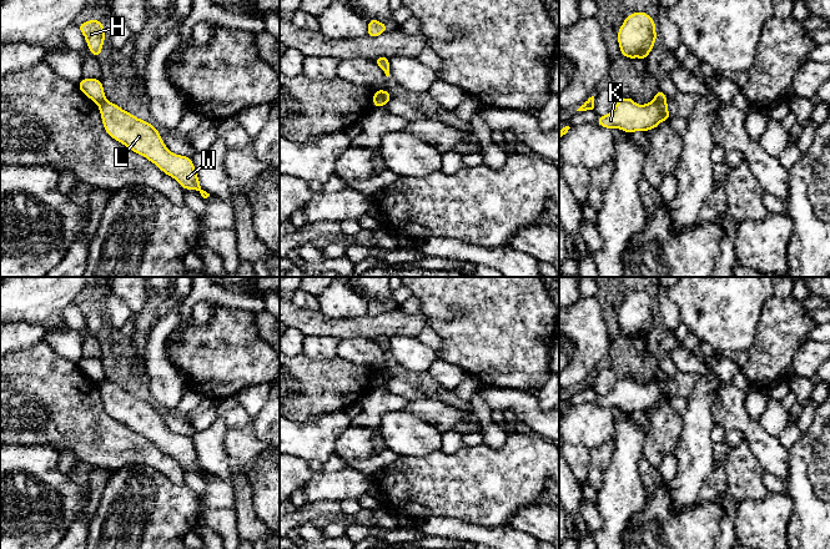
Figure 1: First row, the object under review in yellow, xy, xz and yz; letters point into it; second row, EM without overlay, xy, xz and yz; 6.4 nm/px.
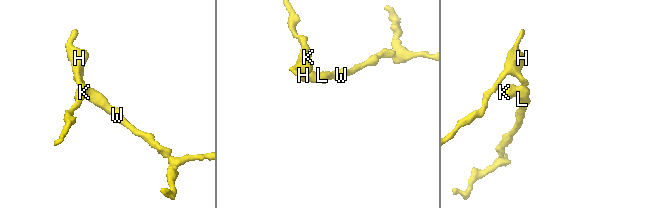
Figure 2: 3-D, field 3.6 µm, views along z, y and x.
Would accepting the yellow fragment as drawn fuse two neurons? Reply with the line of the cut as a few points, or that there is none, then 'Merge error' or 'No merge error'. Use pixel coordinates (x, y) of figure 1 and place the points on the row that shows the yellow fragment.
Split along yz (653, 100), (665, 104). Merge error

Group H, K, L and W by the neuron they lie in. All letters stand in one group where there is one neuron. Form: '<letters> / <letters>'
H / K L W

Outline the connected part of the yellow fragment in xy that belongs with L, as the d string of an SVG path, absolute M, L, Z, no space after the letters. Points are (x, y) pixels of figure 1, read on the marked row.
M107 100L99 105L99 110L109 136L155 163L162 172L175 178L183 190L196 190L203 198L210 196L200 186L191 157L172 153L154 125Z

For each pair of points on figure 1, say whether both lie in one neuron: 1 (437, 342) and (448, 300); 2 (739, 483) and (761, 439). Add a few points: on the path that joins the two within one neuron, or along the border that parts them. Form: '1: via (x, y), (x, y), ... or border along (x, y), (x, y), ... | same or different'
1: border along (429, 327), (442, 341), (442, 346), (437, 351) | different
2: border along (744, 439), (764, 472) | different

